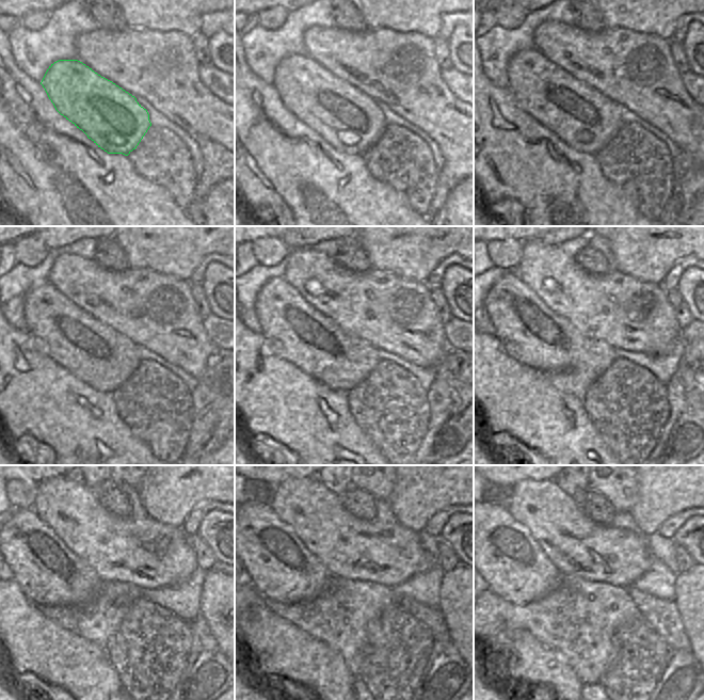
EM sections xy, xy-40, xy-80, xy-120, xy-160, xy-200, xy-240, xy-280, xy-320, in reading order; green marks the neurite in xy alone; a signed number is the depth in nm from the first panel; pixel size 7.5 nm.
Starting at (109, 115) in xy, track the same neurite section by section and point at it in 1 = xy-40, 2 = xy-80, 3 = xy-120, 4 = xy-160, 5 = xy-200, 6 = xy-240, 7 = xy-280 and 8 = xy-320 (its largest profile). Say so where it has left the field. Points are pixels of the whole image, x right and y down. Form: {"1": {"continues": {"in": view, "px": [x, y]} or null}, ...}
{"1": {"continues": {"in": "xy-40", "px": [329, 106]}}, "2": {"continues": {"in": "xy-80", "px": [565, 106]}}, "3": {"continues": {"in": "xy-120", "px": [102, 359]}}, "4": {"continues": {"in": "xy-160", "px": [293, 331]}}, "5": {"continues": {"in": "xy-200", "px": [529, 332]}}, "6": {"continues": {"in": "xy-240", "px": [49, 574]}}, "7": {"continues": {"in": "xy-280", "px": [282, 570]}}, "8": {"continues": {"in": "xy-320", "px": [504, 552]}}}

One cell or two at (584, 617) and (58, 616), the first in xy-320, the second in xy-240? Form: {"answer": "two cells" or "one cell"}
{"answer": "one cell"}

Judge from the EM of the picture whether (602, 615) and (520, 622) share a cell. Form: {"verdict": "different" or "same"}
{"verdict": "same"}

